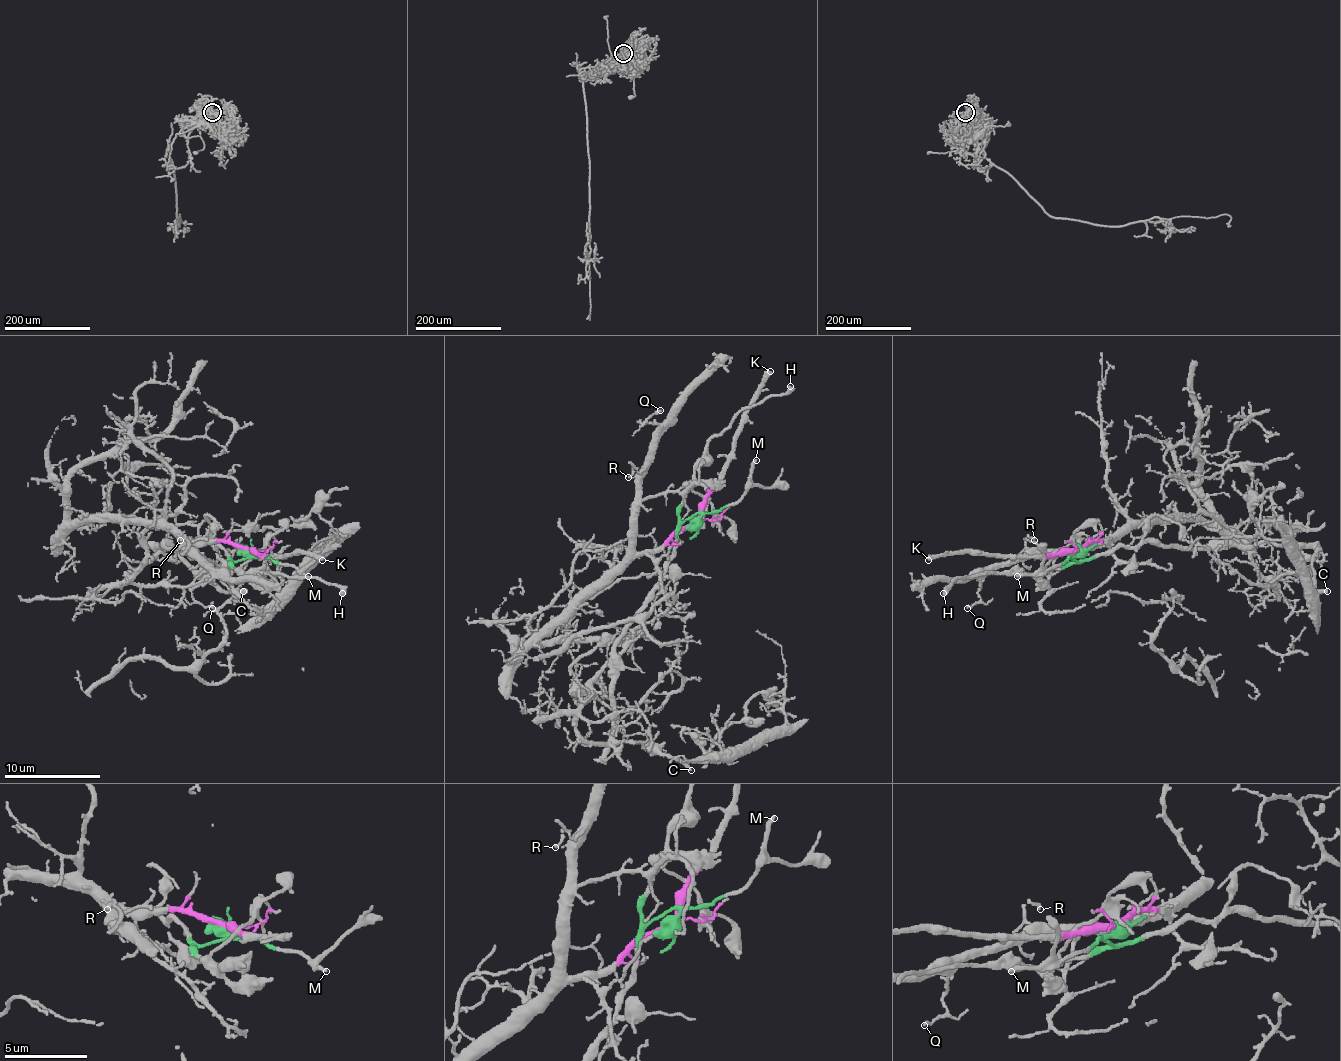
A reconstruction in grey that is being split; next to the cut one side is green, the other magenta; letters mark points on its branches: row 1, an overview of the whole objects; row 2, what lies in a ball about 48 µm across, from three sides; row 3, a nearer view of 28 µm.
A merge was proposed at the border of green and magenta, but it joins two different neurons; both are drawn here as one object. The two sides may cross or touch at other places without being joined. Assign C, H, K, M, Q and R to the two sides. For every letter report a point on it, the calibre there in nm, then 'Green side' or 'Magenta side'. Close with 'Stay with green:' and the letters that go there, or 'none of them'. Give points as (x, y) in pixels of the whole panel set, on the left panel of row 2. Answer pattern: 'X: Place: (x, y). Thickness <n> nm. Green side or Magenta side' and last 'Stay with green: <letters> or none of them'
C: Place: (243, 591). Thickness 280 nm. Green side
H: Place: (342, 593). Thickness 440 nm. Green side
K: Place: (322, 560). Thickness 400 nm. Magenta side
M: Place: (308, 576). Thickness 240 nm. Green side
Q: Place: (212, 608). Thickness 180 nm. Magenta side
R: Place: (180, 540). Thickness 160 nm. Magenta side
Stay with green: C, H, M

